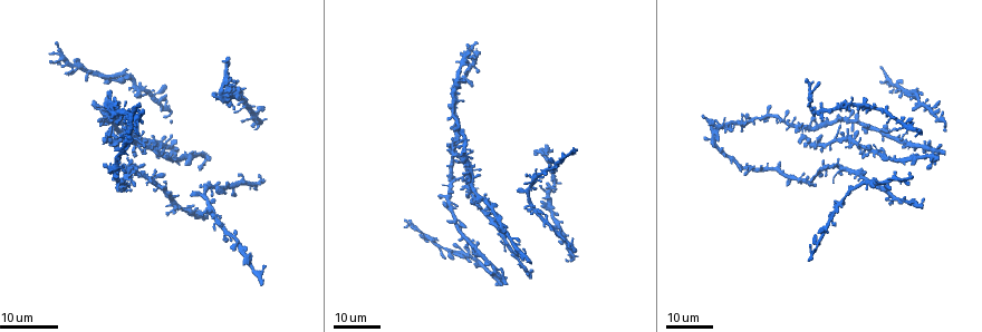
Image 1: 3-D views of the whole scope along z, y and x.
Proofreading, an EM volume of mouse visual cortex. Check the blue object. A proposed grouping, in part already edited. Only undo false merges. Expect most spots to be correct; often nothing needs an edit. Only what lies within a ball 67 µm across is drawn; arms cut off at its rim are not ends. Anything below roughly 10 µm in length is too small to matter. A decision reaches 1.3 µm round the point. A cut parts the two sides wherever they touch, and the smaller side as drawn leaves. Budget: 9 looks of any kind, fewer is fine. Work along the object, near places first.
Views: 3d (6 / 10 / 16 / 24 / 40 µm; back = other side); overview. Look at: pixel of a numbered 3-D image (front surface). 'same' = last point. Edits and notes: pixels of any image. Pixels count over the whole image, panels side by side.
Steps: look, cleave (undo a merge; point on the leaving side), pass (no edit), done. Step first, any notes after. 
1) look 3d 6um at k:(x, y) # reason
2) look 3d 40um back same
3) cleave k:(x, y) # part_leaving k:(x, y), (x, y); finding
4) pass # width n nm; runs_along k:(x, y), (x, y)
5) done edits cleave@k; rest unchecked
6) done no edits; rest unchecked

look 3d 24um at 1:(170, 193)

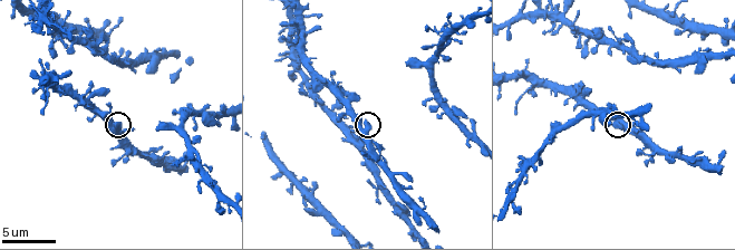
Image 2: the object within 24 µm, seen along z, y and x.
look 3d 10um at 2:(117, 123)

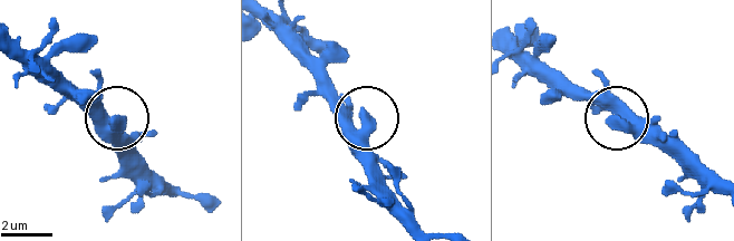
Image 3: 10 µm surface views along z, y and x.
pass # continuous, no second neuron

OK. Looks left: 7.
look 3d 10um at 2:(297, 18) # three-way junction

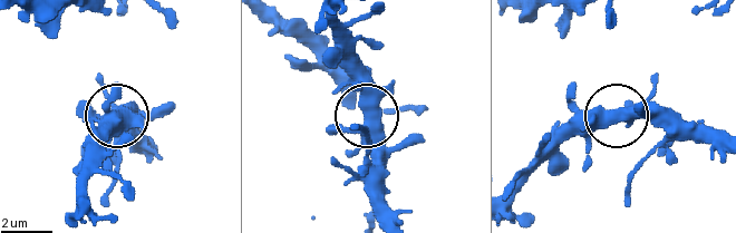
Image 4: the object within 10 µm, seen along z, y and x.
look 3d 10um back at 4:(371, 119)

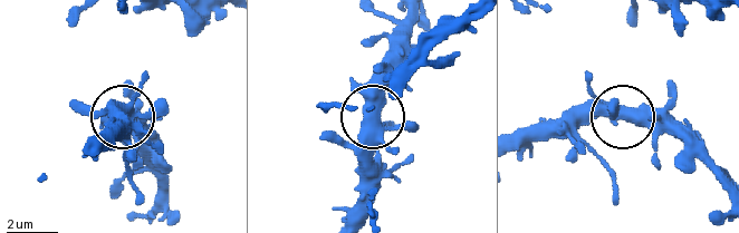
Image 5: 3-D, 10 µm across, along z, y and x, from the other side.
pass # width 460 nm; runs_along 5:(725, 184), (680, 141), (622, 116), (570, 114), (554, 119); one neuron here

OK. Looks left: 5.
look 3d 16um at 1:(110, 127) # three-way junction

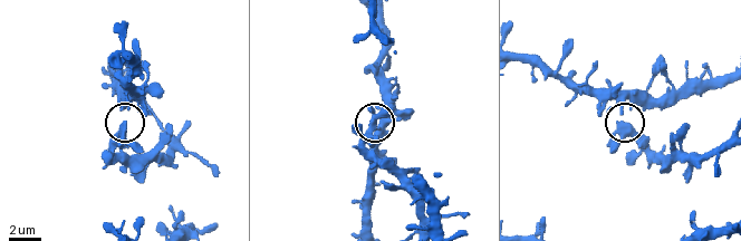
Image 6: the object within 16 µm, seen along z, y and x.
look 3d 6um at 6:(372, 127) # closer look

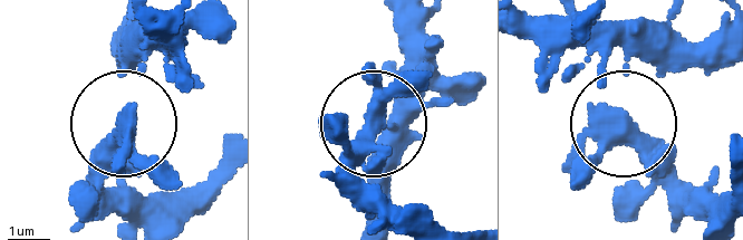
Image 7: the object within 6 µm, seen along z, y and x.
pass # width 370 nm; continuous, no second neuron

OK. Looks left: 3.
look 3d 10um at 2:(187, 114)

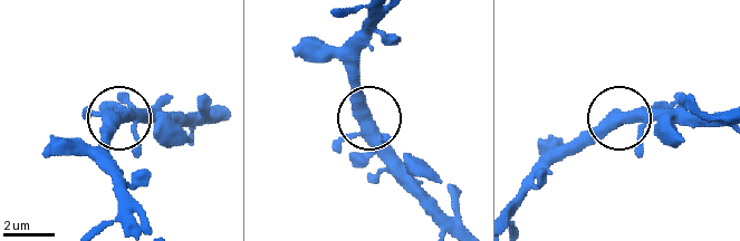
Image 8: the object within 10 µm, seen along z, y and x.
look 3d 6um at 8:(121, 115)

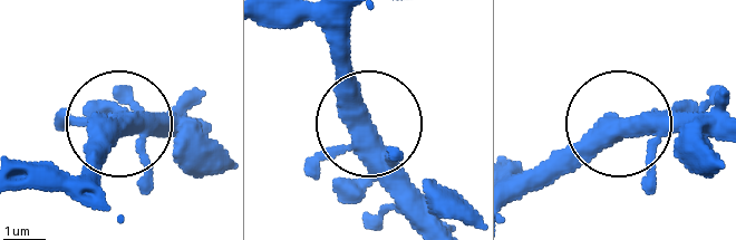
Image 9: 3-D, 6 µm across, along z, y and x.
pass # side_arm 26 um; all the same neuron

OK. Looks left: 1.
done no edits; rest unchecked

